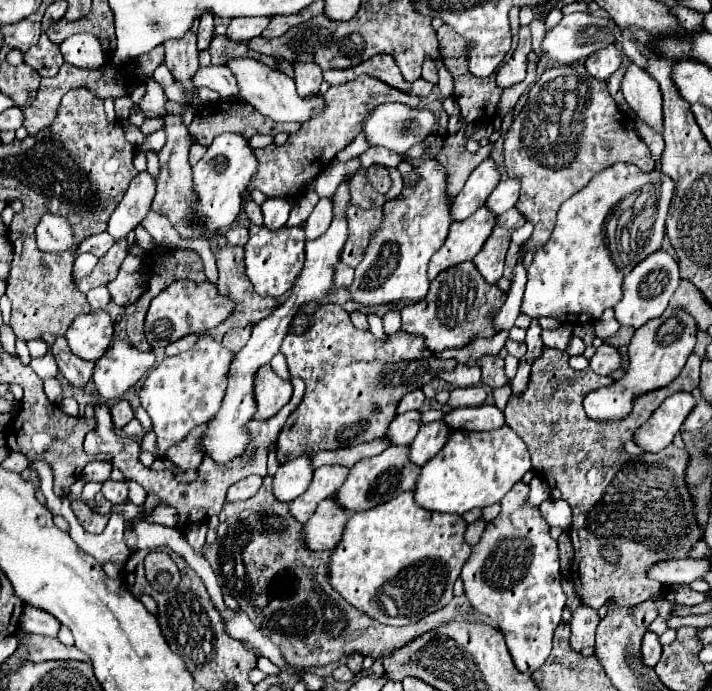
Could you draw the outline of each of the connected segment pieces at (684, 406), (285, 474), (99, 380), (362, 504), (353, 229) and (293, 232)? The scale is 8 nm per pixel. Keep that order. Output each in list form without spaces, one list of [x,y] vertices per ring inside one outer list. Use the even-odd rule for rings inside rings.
[[[676,392],[668,396],[648,418],[646,424],[638,428],[634,434],[636,444],[640,444],[648,452],[658,452],[666,448],[676,432],[682,428],[682,422],[692,412],[696,398],[690,392]]]
[[[304,452],[302,456],[296,456],[294,460],[282,464],[278,472],[274,474],[274,496],[278,500],[292,502],[298,498],[308,486],[310,486],[310,476],[314,474],[314,466],[310,464],[312,454]]]
[[[116,340],[112,348],[96,362],[92,380],[102,398],[112,400],[118,398],[118,392],[126,392],[132,384],[136,384],[136,380],[140,380],[152,366],[154,352],[140,352],[128,342]]]
[[[390,446],[386,448],[382,454],[360,460],[358,464],[354,464],[350,468],[350,474],[346,478],[346,482],[340,486],[340,490],[334,494],[334,498],[352,512],[360,512],[360,510],[368,510],[374,508],[406,490],[412,490],[416,480],[418,480],[418,472],[422,470],[418,464],[410,464],[410,448],[404,446]]]
[[[350,206],[348,208],[348,240],[342,252],[342,262],[356,268],[362,262],[362,256],[370,244],[372,234],[382,226],[384,220],[384,210],[382,208],[358,208]]]
[[[250,224],[250,240],[246,244],[246,274],[252,272],[250,280],[260,296],[272,298],[284,296],[292,288],[298,272],[302,270],[302,262],[304,262],[304,232],[300,226],[284,226],[272,232],[266,226]]]

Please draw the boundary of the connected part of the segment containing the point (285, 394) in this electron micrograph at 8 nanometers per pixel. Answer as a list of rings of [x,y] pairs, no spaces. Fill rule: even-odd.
[[[264,364],[254,376],[254,398],[256,398],[254,420],[272,418],[284,404],[288,404],[290,396],[292,384],[276,376],[270,364]]]

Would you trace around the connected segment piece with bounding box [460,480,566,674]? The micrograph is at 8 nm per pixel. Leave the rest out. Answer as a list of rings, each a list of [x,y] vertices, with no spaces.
[[[520,480],[502,498],[500,514],[486,526],[482,540],[472,548],[472,556],[462,568],[460,576],[464,582],[464,594],[468,596],[472,608],[498,624],[498,630],[506,638],[506,644],[508,644],[508,650],[512,654],[516,668],[520,672],[532,674],[546,662],[546,656],[550,656],[552,652],[552,634],[556,626],[562,622],[560,614],[566,604],[566,594],[562,590],[558,544],[556,540],[550,538],[550,532],[548,532],[550,526],[540,516],[540,510],[524,504],[526,494],[528,494],[528,486]]]

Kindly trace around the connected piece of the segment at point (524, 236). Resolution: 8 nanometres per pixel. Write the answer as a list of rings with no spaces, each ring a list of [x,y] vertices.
[[[526,222],[522,228],[518,228],[518,230],[512,234],[512,242],[514,242],[516,246],[520,246],[520,244],[526,242],[530,236],[532,236],[532,224]]]

